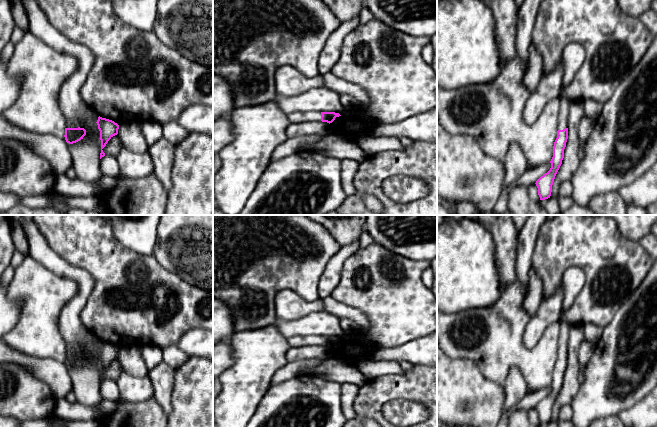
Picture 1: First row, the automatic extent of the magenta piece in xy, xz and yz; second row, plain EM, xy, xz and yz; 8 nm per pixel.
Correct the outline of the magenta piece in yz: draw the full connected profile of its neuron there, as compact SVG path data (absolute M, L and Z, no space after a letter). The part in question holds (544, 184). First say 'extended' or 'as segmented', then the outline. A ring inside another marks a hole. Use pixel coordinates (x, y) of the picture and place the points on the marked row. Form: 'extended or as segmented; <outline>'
extended; M567 98L560 99L560 110L558 114L558 131L557 138L553 146L553 157L550 161L551 168L550 170L541 176L536 181L536 186L538 188L538 195L540 200L545 200L550 198L552 192L552 185L555 179L555 176L562 164L564 158L564 149L566 147L566 142L568 139L568 114L569 106L571 101Z

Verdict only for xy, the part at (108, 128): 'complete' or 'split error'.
complete

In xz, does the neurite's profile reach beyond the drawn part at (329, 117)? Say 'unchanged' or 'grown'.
grown

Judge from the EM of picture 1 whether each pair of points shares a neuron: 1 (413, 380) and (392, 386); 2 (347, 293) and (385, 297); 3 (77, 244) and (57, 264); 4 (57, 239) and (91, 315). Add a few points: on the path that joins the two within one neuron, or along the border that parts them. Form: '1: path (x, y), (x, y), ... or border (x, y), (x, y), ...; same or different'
1: path (408, 385), (397, 386); same
2: path (356, 293), (376, 293); same
3: border (46, 242), (62, 258), (84, 269); different
4: path (78, 251), (100, 273), (100, 294); same

